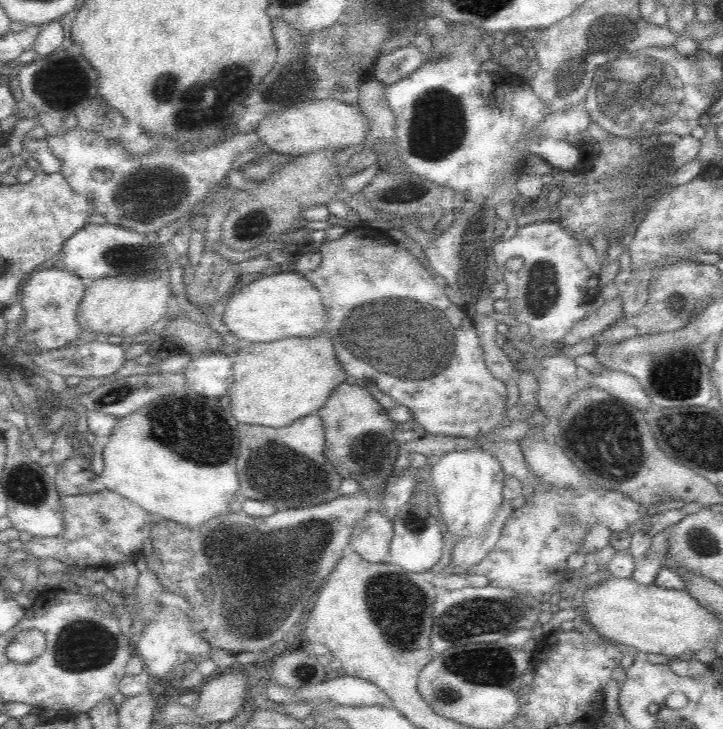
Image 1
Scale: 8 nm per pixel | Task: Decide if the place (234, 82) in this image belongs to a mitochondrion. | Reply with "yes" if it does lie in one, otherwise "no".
yes

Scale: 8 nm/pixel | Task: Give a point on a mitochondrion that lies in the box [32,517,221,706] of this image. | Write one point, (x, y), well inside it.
(87, 645)

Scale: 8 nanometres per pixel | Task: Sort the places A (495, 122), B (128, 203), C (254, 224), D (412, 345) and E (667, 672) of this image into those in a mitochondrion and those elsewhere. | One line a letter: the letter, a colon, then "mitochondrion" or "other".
A: other
B: mitochondrion
C: mitochondrion
D: mitochondrion
E: other

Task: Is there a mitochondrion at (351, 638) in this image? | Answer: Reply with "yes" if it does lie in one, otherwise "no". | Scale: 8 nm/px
no

